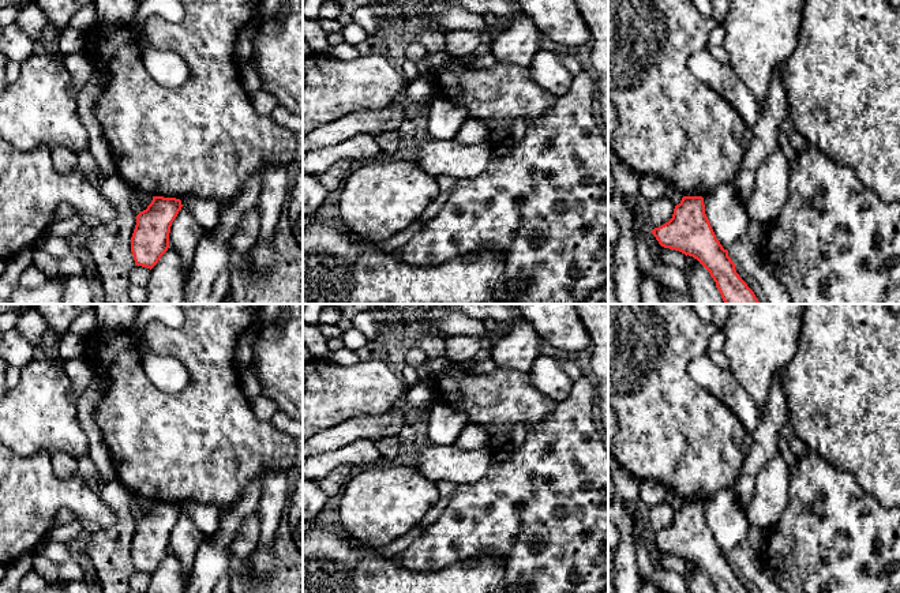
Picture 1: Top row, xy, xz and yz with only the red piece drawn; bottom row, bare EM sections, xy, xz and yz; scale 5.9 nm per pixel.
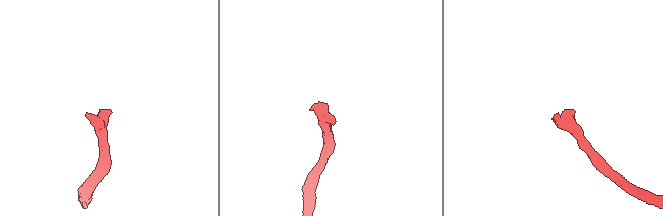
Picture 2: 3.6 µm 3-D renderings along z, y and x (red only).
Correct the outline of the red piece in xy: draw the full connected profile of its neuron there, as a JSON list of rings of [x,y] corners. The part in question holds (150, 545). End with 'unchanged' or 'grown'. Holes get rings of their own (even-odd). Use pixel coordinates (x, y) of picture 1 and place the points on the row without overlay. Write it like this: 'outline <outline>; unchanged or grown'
outline [[[153,502],[146,515],[136,521],[131,558],[136,571],[153,574],[169,553],[170,532],[183,510],[180,504]]]; unchanged

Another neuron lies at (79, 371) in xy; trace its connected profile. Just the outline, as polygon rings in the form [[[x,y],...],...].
[[[85,354],[70,359],[64,363],[64,372],[71,382],[72,395],[78,401],[91,382],[94,374],[91,363]]]

